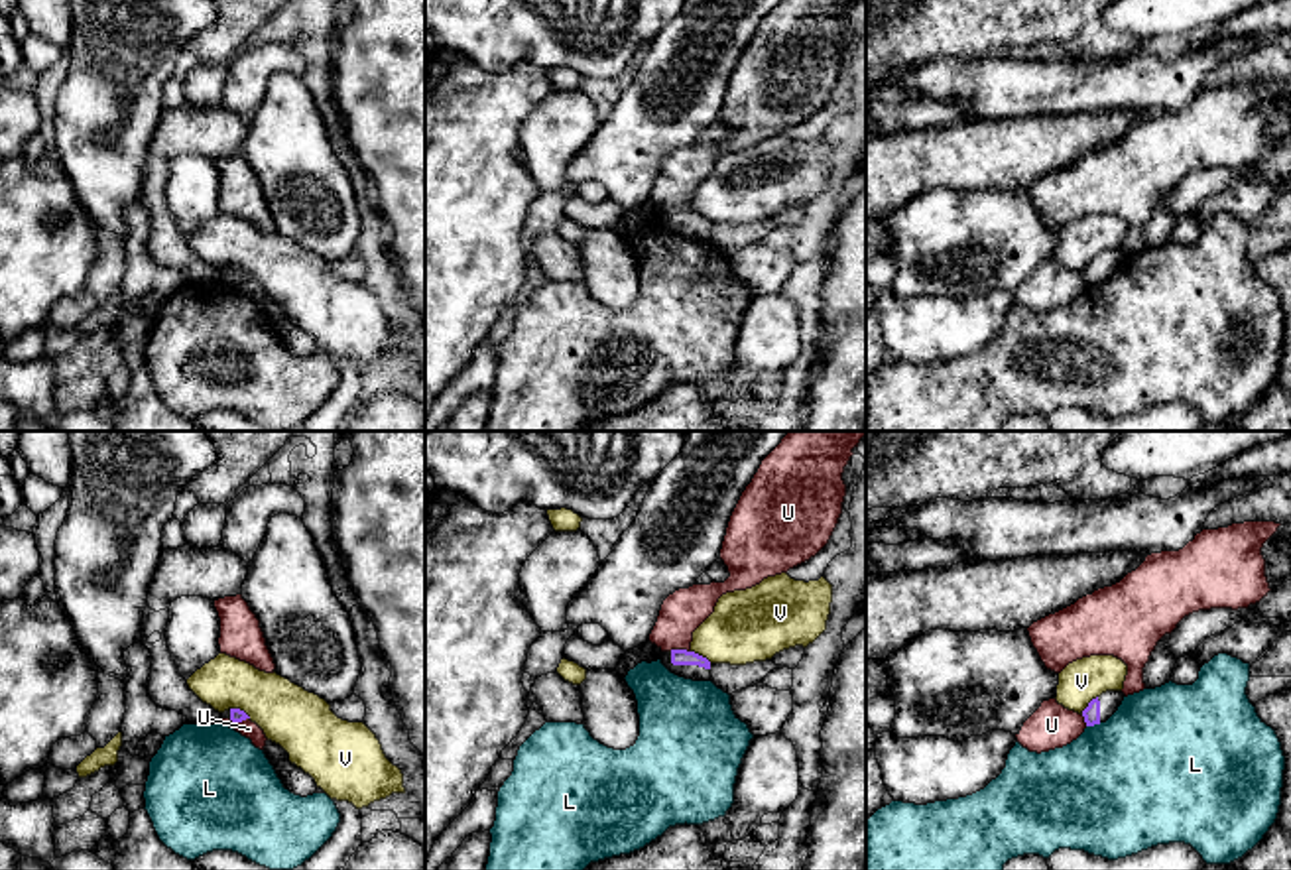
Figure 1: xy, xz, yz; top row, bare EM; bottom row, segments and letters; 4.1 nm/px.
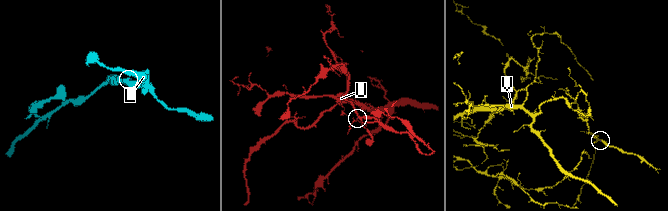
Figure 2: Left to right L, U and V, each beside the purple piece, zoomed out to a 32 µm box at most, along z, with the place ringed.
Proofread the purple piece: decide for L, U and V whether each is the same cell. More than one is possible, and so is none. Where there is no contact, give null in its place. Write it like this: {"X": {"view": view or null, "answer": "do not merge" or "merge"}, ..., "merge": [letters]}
{"L": {"view": "yz", "answer": "do not merge"}, "U": {"view": "xz", "answer": "do not merge"}, "V": {"view": "xz", "answer": "do not merge"}, "merge": []}

